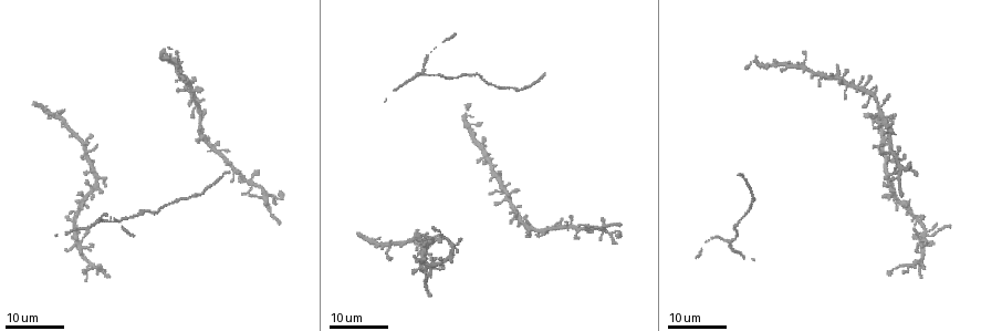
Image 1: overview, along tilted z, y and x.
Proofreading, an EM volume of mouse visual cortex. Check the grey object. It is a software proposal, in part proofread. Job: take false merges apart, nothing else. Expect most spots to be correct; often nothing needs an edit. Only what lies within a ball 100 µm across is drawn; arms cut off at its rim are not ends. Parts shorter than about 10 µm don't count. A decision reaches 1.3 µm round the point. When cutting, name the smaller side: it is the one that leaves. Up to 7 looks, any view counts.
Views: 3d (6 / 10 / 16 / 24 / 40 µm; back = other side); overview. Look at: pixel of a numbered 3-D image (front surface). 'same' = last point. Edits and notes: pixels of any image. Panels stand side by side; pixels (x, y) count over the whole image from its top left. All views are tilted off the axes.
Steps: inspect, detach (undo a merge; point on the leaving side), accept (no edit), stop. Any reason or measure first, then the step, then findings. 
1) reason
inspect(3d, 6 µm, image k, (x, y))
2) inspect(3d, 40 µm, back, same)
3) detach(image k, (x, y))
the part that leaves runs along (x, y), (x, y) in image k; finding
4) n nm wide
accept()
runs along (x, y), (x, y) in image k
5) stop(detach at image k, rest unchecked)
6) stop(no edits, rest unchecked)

looks like a crossing
inspect(3d, 16 µm, image 1, (95, 177))

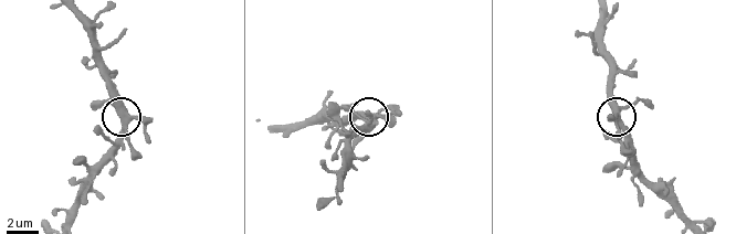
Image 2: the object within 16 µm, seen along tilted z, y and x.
inspect(3d, 10 µm, image 2, (125, 122))

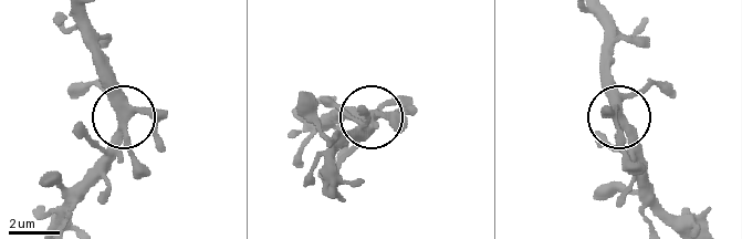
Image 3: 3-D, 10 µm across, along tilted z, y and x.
closer look
inspect(3d, 6 µm, image 3, (122, 118))

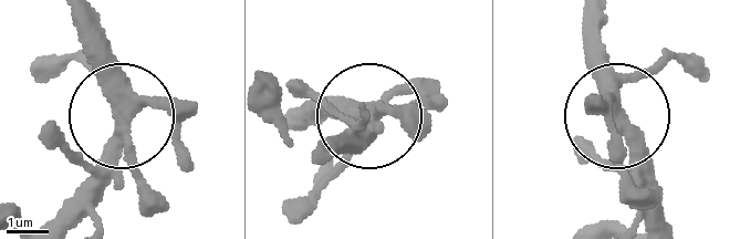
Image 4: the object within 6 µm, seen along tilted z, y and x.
4 arms
accept()
all the same neuron

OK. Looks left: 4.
four arms meet
inspect(3d, 24 µm, image 1, (798, 64))

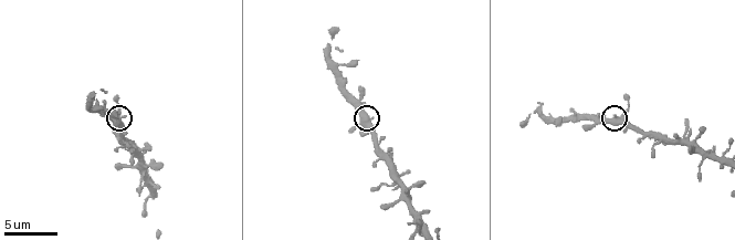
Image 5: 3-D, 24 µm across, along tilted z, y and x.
inspect(3d, 6 µm, image 5, (368, 123))

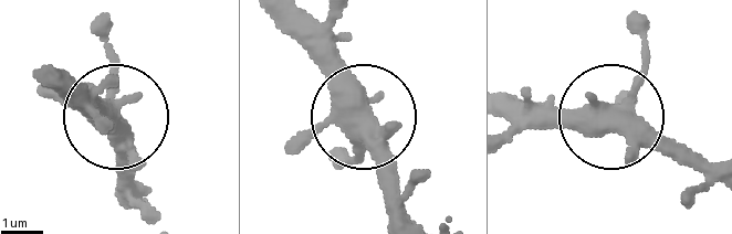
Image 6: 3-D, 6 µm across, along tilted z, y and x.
accept()
runs along (351, 120), (366, 112), (363, 91), (307, 30) in image 6; all the same neuron

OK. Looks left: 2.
narrows sharply
inspect(3d, 16 µm, image 1, (471, 76))

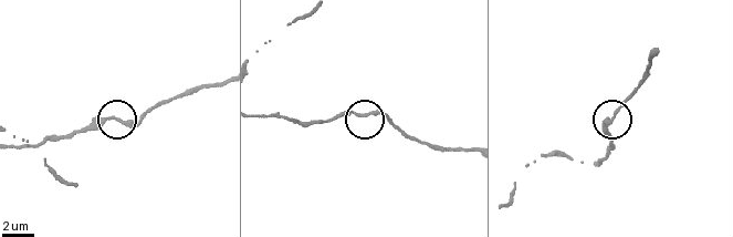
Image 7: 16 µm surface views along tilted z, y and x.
inspect(3d, 10 µm, image 7, (360, 113))

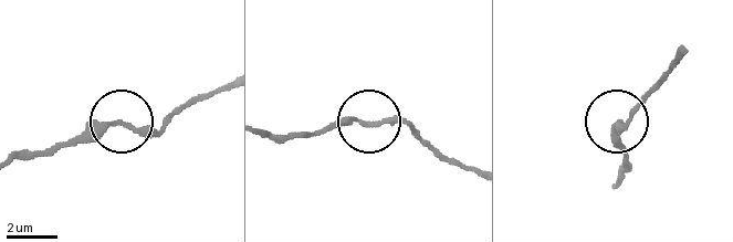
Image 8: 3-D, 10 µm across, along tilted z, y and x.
accept()
continuous, no second neuron

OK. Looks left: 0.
stop(no edits, rest unchecked)

